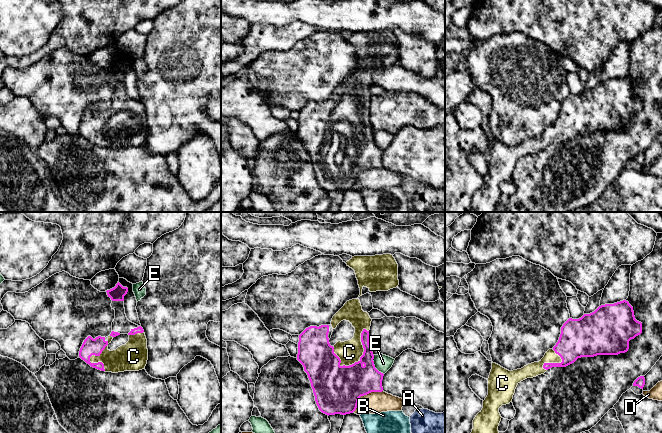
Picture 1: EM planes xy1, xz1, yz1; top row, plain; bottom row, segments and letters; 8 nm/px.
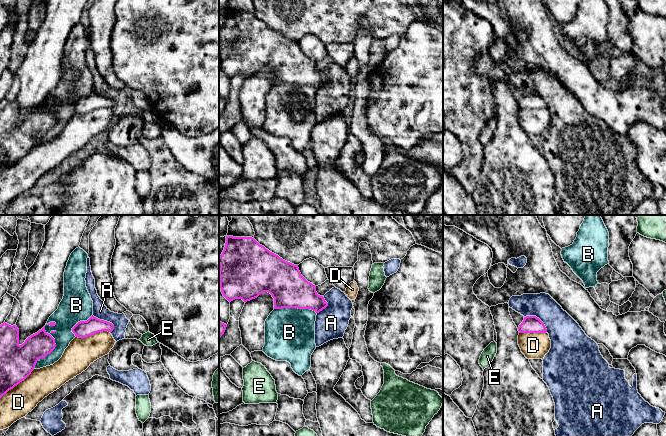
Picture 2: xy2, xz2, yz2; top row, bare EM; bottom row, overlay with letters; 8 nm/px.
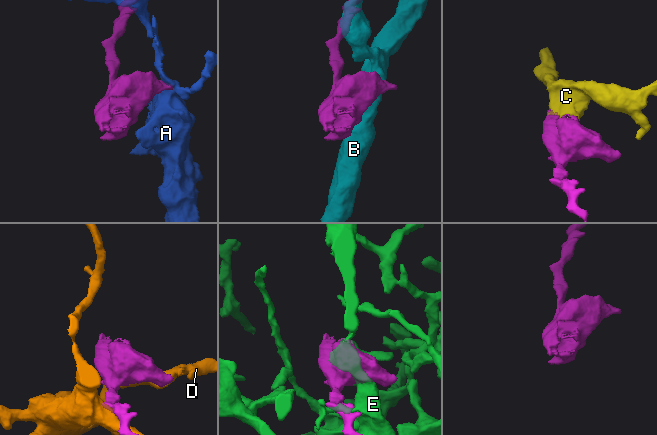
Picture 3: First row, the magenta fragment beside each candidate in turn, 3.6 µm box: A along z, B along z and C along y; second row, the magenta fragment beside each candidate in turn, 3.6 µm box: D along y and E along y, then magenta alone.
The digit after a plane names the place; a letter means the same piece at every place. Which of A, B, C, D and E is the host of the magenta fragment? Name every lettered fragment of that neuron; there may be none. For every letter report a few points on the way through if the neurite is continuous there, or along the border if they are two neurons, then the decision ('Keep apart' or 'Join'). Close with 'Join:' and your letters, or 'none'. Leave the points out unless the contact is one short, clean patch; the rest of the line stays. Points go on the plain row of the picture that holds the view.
A: Boundary: xy2 (92, 91), (109, 97), (113, 101), (113, 106). Keep apart
B: Keep apart
C: Join
D: Keep apart
E: Keep apart
Join: C

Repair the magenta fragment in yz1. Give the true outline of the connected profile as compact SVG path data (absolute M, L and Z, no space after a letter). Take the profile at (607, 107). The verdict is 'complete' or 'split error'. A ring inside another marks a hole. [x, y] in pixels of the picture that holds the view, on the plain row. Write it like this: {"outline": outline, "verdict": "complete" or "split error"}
{"outline": "M623 76L614 80L601 81L594 88L584 90L579 95L569 94L561 103L556 121L549 125L539 138L513 147L492 138L488 154L488 171L483 177L482 186L473 196L471 212L498 212L498 202L502 194L499 184L512 178L515 165L521 157L544 150L552 143L566 143L581 133L625 129L629 125L629 117L641 109L642 99L635 95L633 83L629 78Z", "verdict": "split error"}

